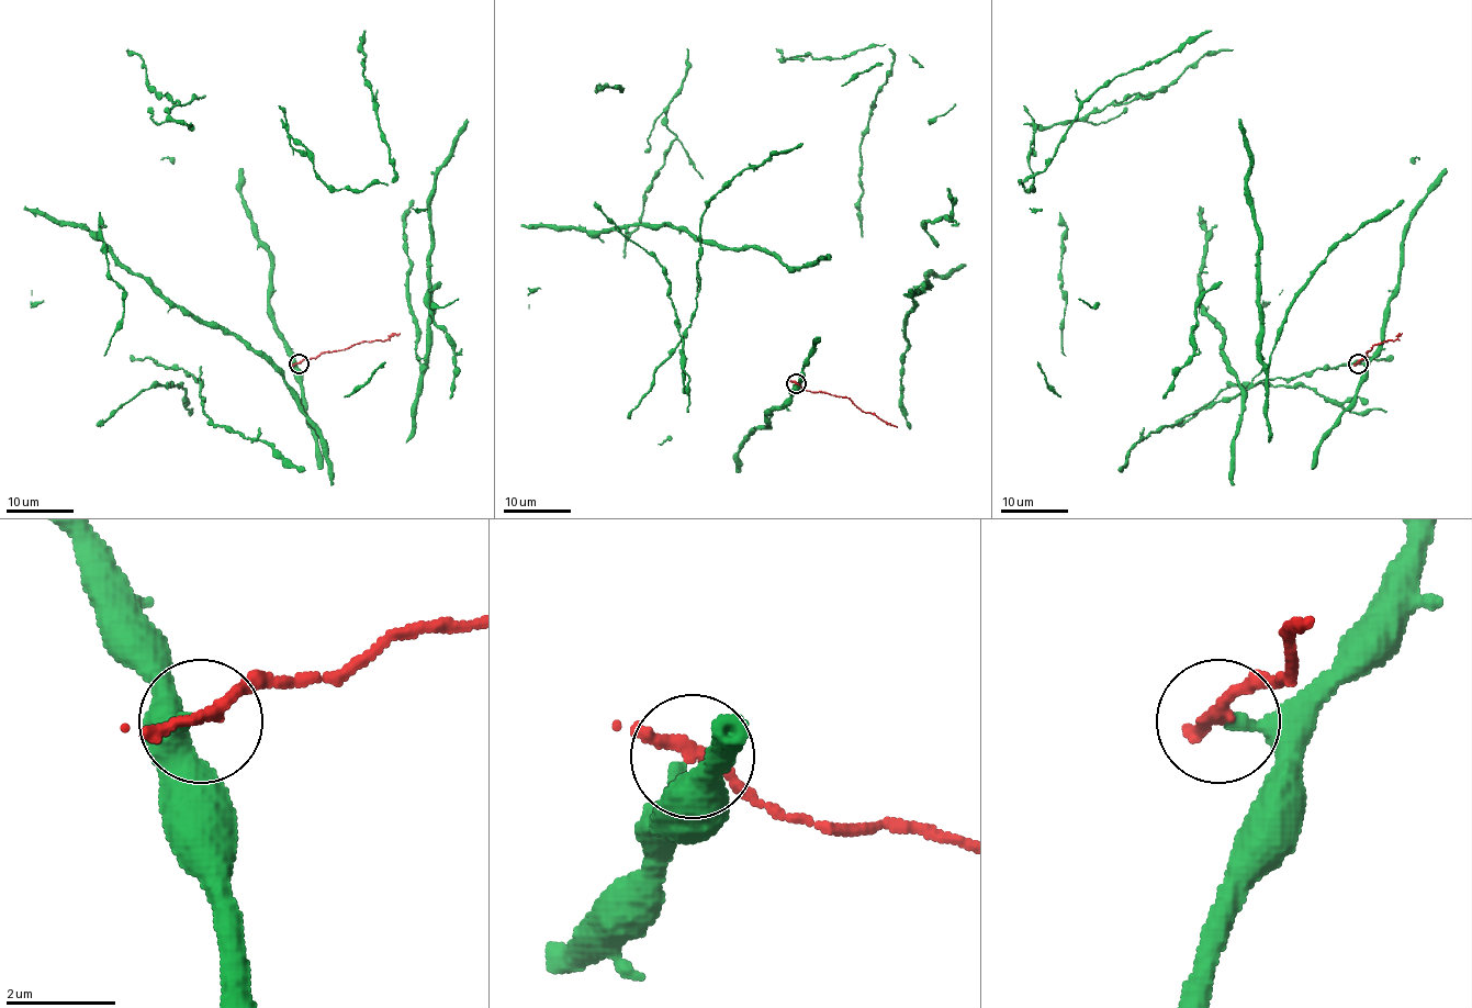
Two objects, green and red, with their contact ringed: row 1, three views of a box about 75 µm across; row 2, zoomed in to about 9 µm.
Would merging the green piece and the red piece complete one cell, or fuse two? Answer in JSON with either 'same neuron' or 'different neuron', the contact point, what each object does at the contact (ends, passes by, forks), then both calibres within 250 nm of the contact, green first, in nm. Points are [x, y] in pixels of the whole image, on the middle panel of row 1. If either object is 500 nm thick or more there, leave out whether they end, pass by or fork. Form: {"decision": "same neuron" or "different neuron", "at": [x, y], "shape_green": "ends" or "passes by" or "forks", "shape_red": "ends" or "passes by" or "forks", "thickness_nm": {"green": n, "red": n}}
{"decision": "different neuron", "at": [796, 383], "shape_green": "ends", "shape_red": "passes by", "thickness_nm": {"green": 240, "red": 200}}

